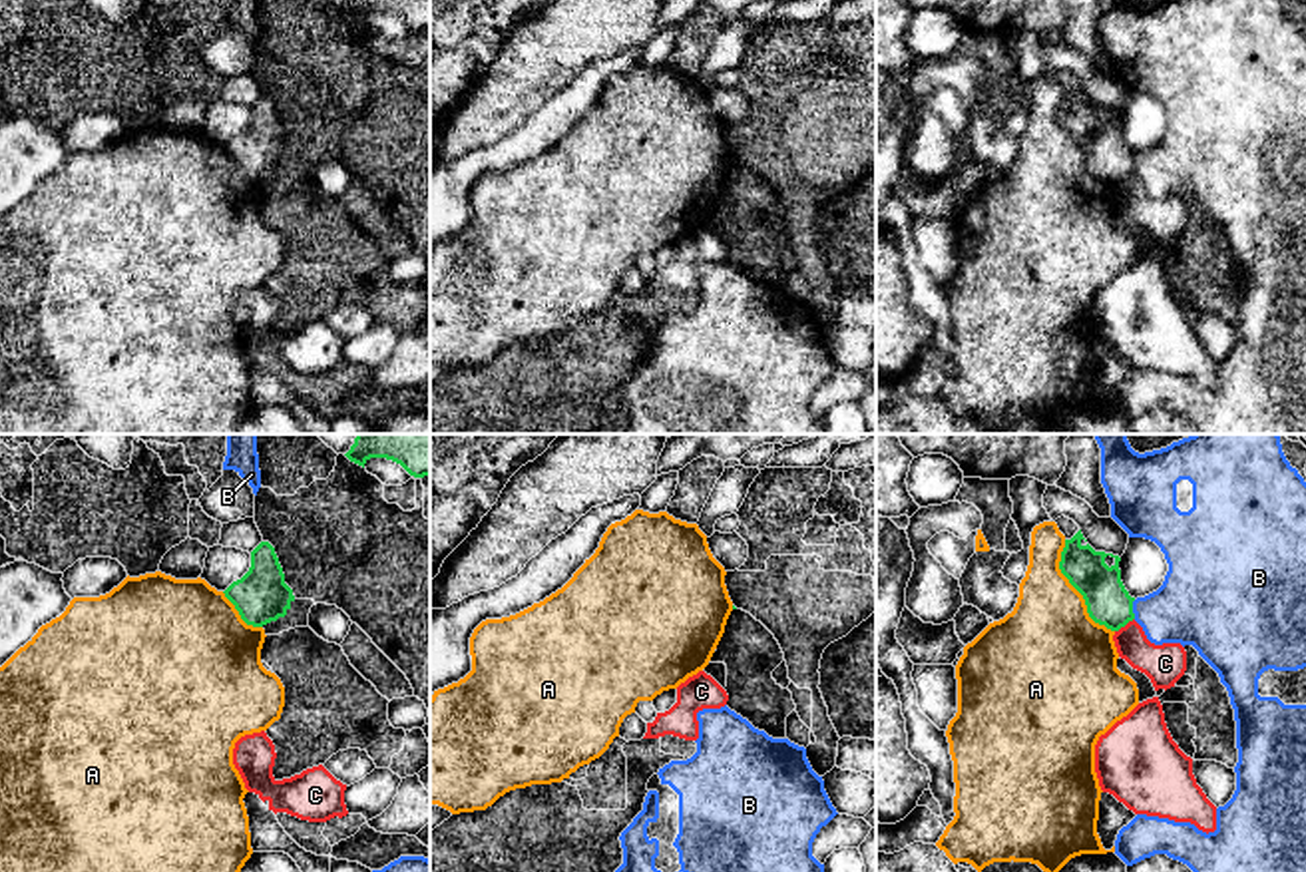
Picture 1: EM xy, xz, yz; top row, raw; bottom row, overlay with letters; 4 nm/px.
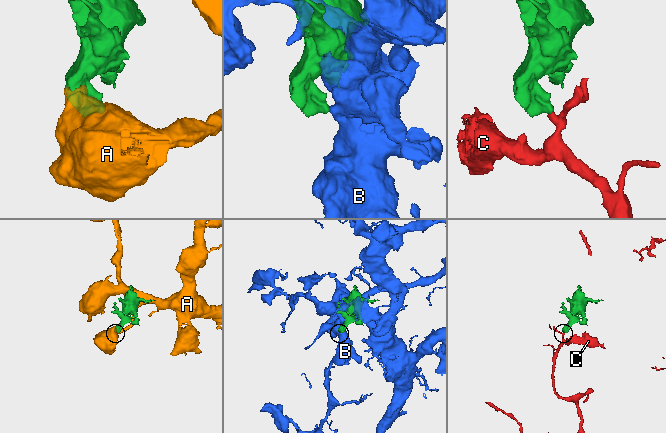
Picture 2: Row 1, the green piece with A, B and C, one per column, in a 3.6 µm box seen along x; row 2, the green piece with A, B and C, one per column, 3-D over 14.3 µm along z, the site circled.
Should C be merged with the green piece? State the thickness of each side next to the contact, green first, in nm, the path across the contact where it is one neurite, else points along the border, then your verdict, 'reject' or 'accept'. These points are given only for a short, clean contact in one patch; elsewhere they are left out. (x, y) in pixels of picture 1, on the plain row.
calibres 180 and 160 nm; border yz (1133, 172), (1115, 186); reject

